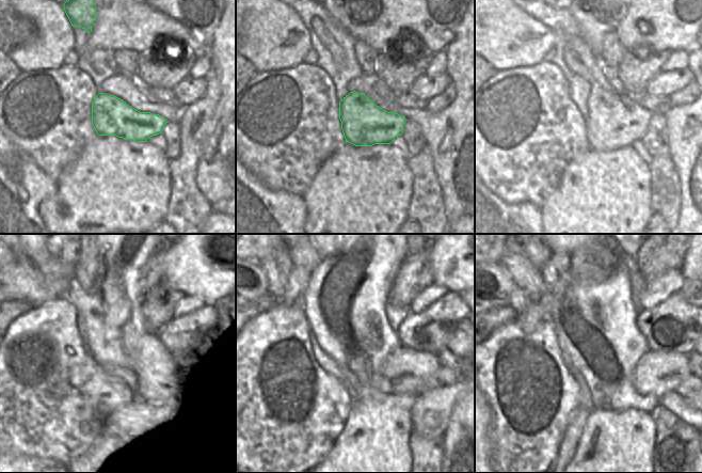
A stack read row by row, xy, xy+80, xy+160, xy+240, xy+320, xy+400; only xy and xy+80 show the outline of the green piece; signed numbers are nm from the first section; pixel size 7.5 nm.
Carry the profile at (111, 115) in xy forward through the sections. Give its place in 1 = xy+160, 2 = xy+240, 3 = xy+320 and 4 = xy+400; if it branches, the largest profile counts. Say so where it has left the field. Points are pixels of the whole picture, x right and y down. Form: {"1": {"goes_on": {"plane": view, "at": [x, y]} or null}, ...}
{"1": {"goes_on": {"plane": "xy+160", "at": [613, 121]}}, "2": {"goes_on": {"plane": "xy+240", "at": [155, 365]}}, "3": {"goes_on": {"plane": "xy+320", "at": [405, 371]}}, "4": {"goes_on": {"plane": "xy+400", "at": [657, 373]}}}

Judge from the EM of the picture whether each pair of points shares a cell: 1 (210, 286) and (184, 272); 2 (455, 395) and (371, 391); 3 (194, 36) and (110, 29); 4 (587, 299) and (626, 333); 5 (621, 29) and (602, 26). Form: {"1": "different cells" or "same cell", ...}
{"1": "same cell", "2": "different cells", "3": "same cell", "4": "same cell", "5": "different cells"}

